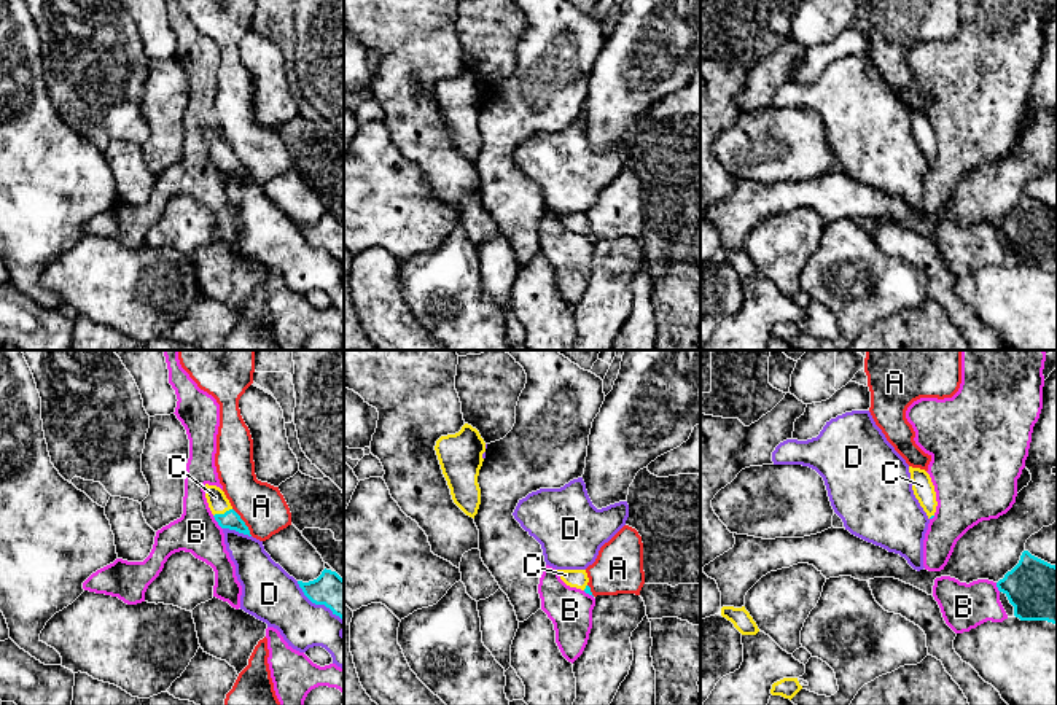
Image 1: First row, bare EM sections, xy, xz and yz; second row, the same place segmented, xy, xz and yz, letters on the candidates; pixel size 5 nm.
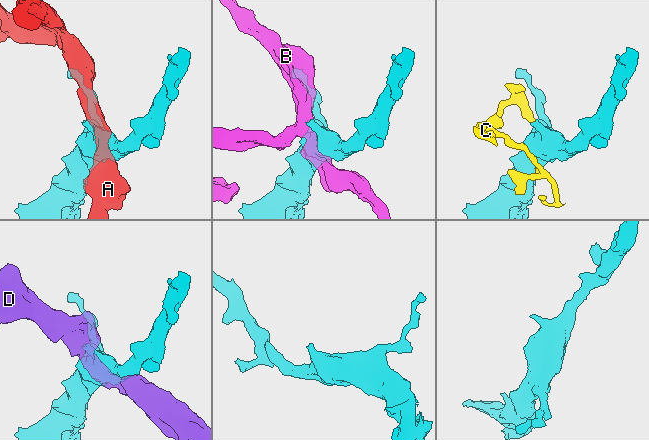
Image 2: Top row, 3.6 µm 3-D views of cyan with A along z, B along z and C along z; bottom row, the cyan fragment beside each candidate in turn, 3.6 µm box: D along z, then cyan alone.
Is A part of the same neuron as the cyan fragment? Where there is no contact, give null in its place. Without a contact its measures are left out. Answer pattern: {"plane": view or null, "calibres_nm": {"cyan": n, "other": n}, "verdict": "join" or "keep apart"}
{"plane": "xy", "calibres_nm": {"cyan": 90, "other": 240}, "verdict": "keep apart"}

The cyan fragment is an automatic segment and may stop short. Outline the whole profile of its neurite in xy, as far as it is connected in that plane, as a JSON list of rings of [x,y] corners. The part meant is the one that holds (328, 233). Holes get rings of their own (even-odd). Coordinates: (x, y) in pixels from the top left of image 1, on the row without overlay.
[[[331,213],[309,226],[298,224],[304,239],[315,248],[325,248],[344,264],[344,223]]]

